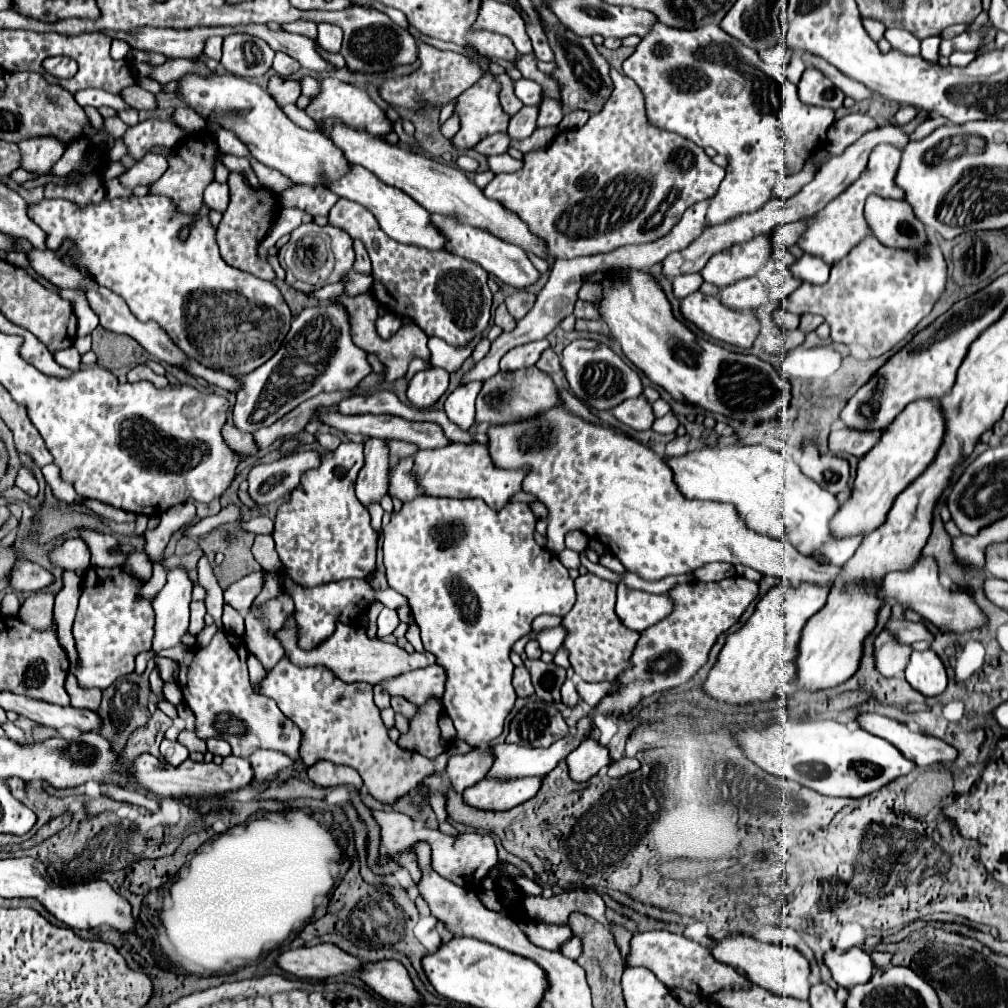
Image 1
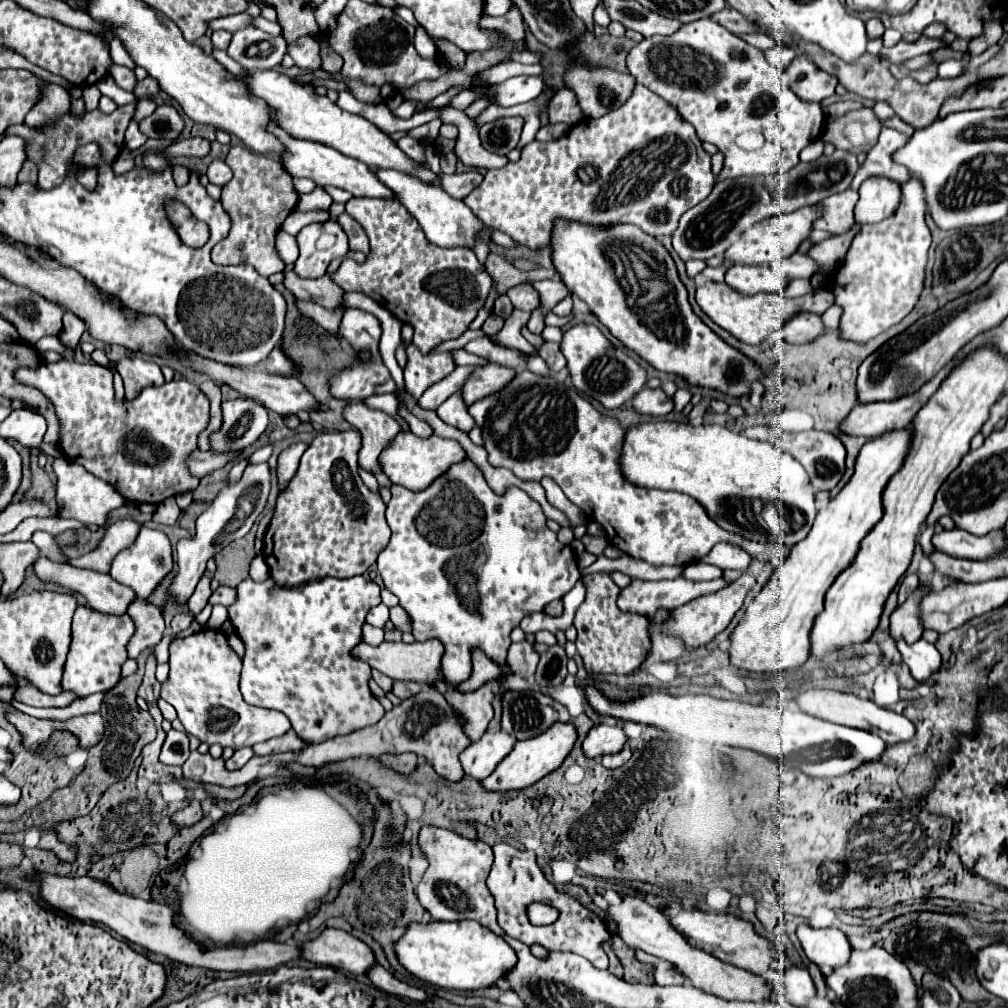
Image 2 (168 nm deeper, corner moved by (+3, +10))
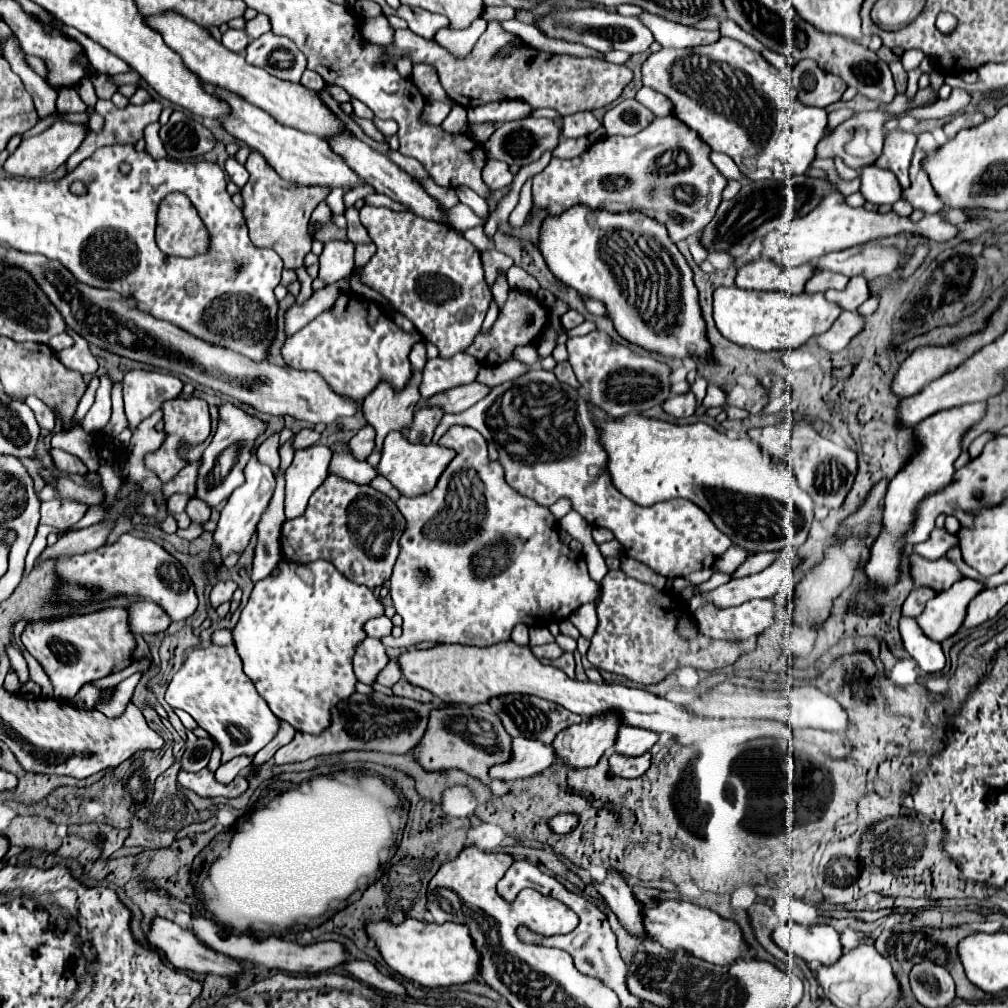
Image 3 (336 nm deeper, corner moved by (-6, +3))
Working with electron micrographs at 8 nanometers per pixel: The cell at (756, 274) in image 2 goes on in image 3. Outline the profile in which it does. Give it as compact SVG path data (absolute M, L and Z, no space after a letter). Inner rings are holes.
M756 259L738 269L736 285L740 289L754 291L784 291L802 293L806 281L814 275L810 265L800 265L792 269L780 269L766 259Z

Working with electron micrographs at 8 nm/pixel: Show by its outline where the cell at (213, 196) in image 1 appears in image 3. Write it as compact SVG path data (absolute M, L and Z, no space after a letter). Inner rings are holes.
M232 157L226 161L226 173L228 173L230 181L236 183L238 187L244 187L244 183L248 181L248 171L236 159L232 159Z

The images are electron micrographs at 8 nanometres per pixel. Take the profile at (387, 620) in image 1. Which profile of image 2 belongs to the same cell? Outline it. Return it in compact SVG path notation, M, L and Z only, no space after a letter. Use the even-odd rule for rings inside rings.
M379 604L375 608L371 608L371 612L367 614L367 624L377 626L377 628L385 628L389 620L389 608L385 604Z

